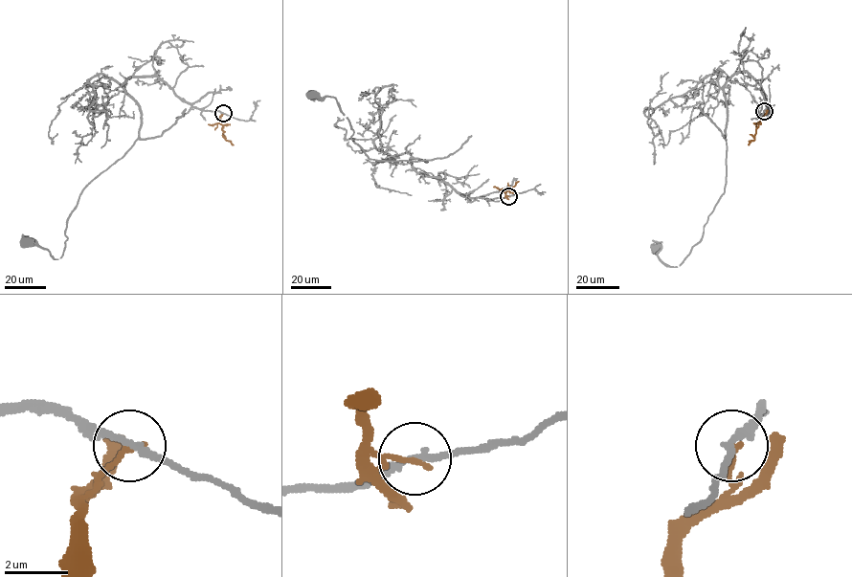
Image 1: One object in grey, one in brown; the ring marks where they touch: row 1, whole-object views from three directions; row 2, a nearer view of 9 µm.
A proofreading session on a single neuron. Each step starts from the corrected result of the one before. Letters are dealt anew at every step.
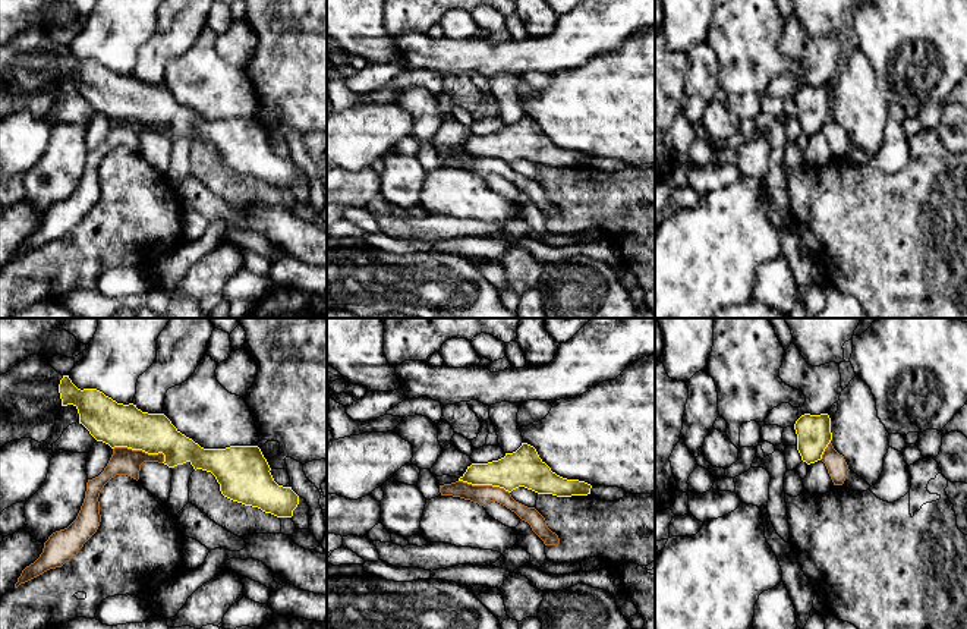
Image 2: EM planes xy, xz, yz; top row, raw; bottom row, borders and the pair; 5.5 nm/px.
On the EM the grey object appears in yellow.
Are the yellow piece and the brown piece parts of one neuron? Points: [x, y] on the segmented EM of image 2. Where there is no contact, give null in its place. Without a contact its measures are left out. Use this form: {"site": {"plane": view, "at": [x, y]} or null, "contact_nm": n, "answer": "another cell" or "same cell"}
{"site": {"plane": "xy", "at": [141, 449]}, "contact_nm": 300, "answer": "another cell"}

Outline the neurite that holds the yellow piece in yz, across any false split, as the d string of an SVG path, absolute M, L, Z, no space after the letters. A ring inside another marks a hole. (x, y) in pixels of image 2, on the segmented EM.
M804 413L796 421L794 430L801 460L807 465L820 460L825 449L832 440L829 415Z

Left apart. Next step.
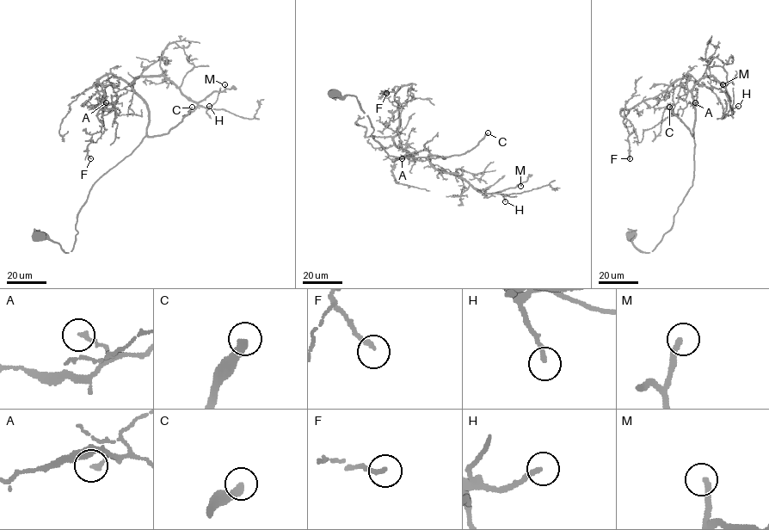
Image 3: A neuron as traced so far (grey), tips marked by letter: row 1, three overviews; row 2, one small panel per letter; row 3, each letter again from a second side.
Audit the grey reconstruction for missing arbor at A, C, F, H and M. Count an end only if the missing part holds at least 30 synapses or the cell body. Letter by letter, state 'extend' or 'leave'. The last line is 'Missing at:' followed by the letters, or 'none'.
A: leave
C: extend
F: leave
H: leave
M: extend
Missing at: C, M

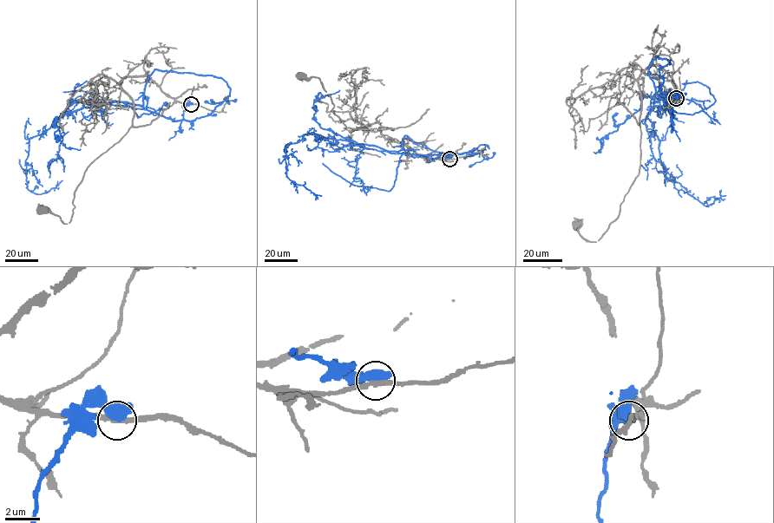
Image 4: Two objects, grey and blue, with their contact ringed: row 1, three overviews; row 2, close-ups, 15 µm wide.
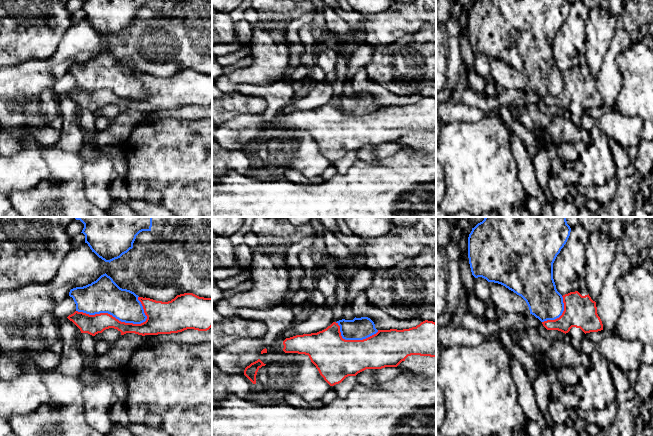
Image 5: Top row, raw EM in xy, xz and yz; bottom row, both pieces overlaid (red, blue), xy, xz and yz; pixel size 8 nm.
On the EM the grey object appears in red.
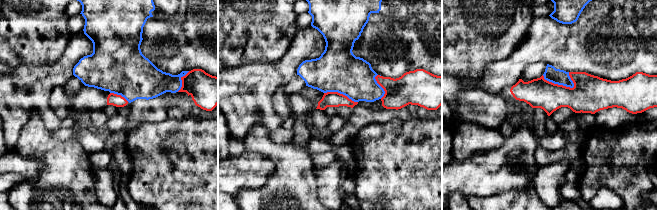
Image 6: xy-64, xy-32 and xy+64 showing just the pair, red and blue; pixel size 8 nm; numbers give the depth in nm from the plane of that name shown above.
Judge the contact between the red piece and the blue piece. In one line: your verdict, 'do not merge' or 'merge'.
do not merge

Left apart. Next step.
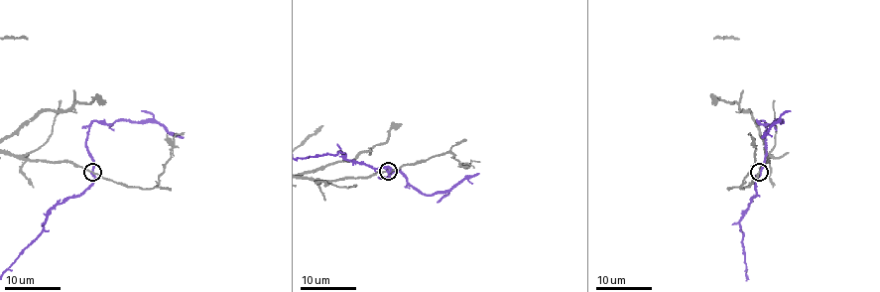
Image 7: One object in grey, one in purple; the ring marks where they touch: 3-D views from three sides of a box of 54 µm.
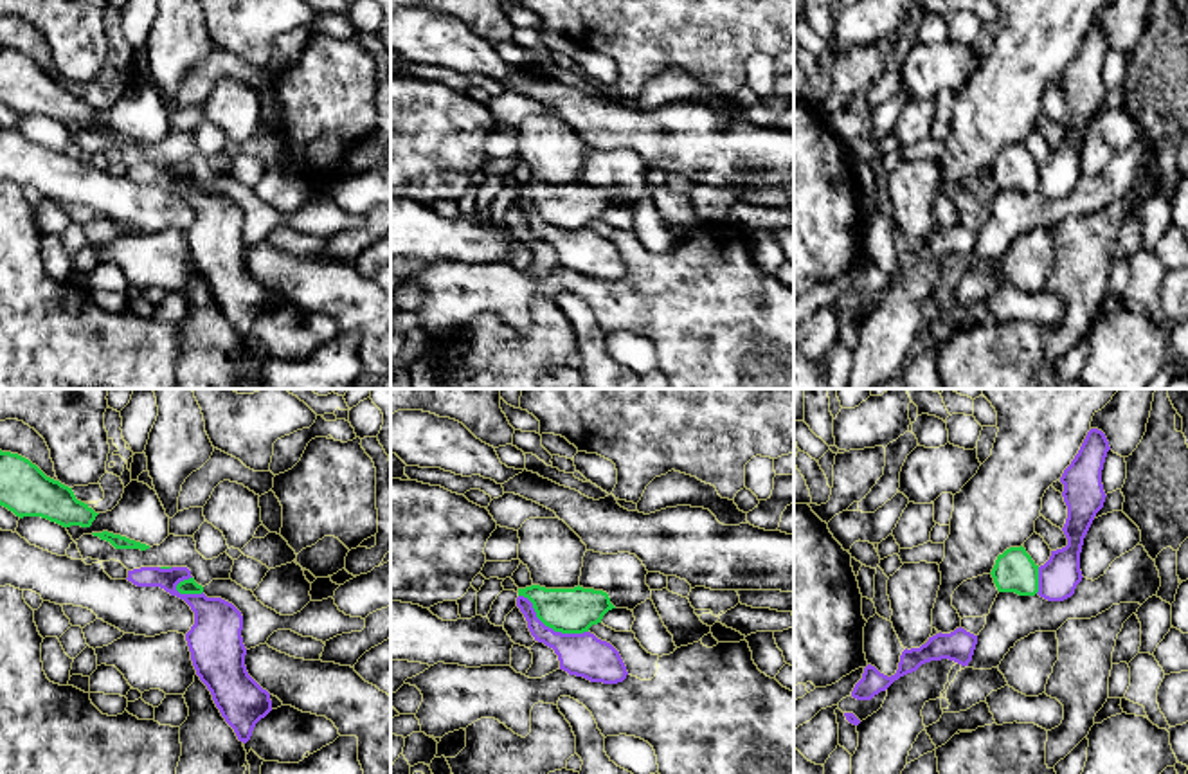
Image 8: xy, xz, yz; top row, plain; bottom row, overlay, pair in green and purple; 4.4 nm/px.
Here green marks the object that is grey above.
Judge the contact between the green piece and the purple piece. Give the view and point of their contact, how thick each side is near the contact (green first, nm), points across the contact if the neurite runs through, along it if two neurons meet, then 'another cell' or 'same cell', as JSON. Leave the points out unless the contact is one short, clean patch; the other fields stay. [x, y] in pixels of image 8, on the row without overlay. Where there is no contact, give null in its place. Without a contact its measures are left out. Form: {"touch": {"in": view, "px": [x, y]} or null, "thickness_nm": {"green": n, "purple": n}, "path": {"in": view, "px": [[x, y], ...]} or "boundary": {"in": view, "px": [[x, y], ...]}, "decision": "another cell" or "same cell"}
{"touch": {"in": "xz", "px": [549, 224]}, "thickness_nm": {"green": 200, "purple": 190}, "decision": "another cell"}

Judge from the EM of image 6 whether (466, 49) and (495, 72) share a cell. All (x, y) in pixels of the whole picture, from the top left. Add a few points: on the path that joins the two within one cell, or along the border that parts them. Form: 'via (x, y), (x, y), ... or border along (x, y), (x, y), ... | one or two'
border along (508, 56), (489, 62), (471, 82), (465, 76) | two

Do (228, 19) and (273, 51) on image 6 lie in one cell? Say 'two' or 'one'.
one

